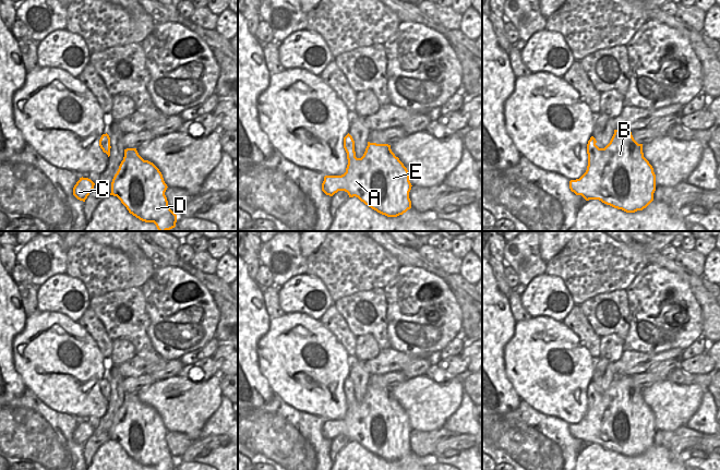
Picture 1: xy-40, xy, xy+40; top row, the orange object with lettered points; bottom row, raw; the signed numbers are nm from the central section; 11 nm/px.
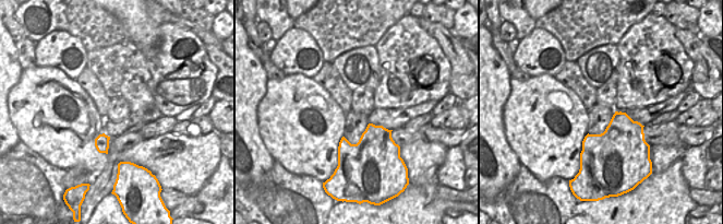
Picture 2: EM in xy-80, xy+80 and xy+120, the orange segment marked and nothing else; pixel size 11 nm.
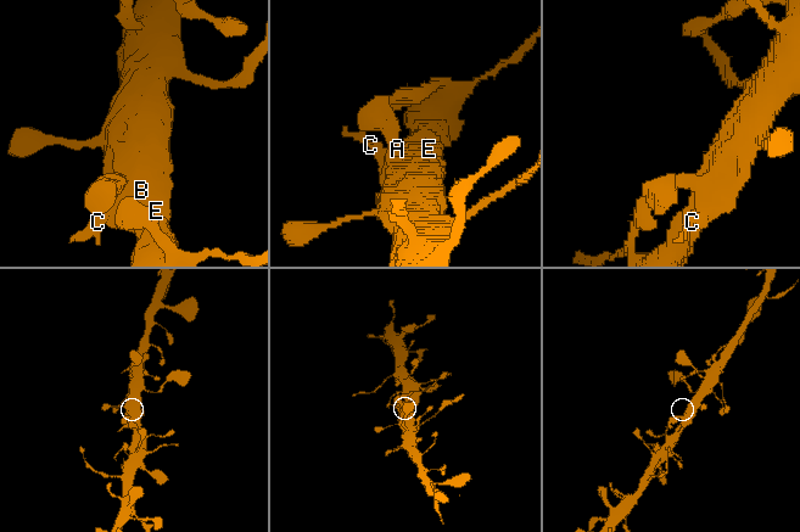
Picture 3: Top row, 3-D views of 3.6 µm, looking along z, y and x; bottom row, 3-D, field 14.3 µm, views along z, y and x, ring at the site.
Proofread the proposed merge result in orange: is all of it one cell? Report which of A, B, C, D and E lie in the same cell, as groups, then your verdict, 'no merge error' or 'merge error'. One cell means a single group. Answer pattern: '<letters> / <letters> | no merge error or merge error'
A B C D E | no merge error

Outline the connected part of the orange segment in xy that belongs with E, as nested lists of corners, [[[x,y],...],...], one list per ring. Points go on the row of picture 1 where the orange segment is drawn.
[[[348,133],[344,137],[344,148],[348,159],[346,172],[341,176],[324,177],[322,191],[326,195],[333,196],[338,191],[345,191],[349,197],[358,197],[365,205],[387,217],[397,217],[411,208],[409,192],[412,185],[409,181],[409,172],[392,152],[391,145],[368,142],[363,156],[357,158],[355,141]]]

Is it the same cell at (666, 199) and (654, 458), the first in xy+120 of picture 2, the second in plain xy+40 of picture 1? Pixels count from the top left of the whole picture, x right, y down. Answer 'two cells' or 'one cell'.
one cell

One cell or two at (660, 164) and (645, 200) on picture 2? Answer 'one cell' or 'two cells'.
two cells

